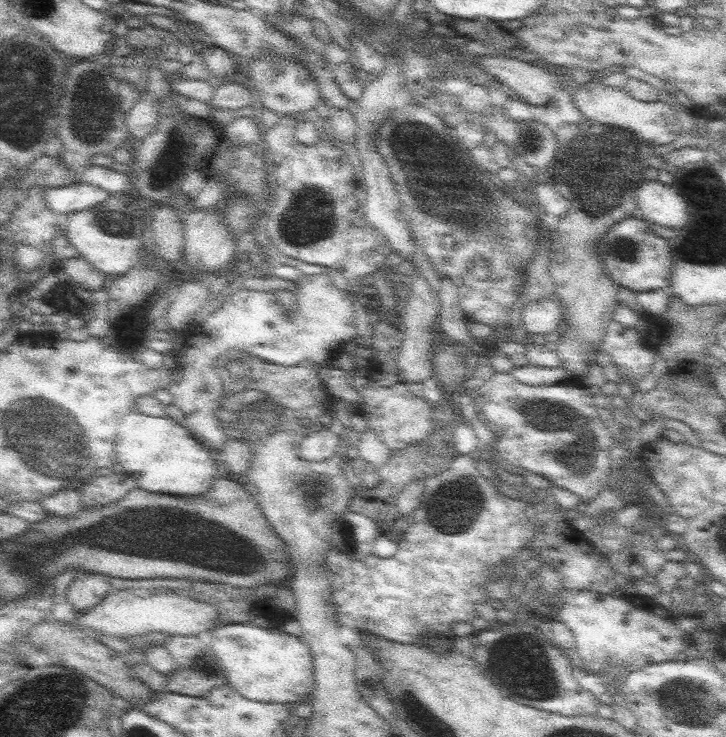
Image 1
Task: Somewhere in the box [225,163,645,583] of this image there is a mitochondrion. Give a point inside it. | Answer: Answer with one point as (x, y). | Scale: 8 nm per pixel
(556, 419)

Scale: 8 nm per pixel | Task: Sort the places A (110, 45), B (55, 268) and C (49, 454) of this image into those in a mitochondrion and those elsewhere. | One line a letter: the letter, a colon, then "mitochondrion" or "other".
A: other
B: other
C: mitochondrion

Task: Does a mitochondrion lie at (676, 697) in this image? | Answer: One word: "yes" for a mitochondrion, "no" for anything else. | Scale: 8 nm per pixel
yes

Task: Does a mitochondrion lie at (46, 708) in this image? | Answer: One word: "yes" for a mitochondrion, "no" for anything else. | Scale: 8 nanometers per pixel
yes

